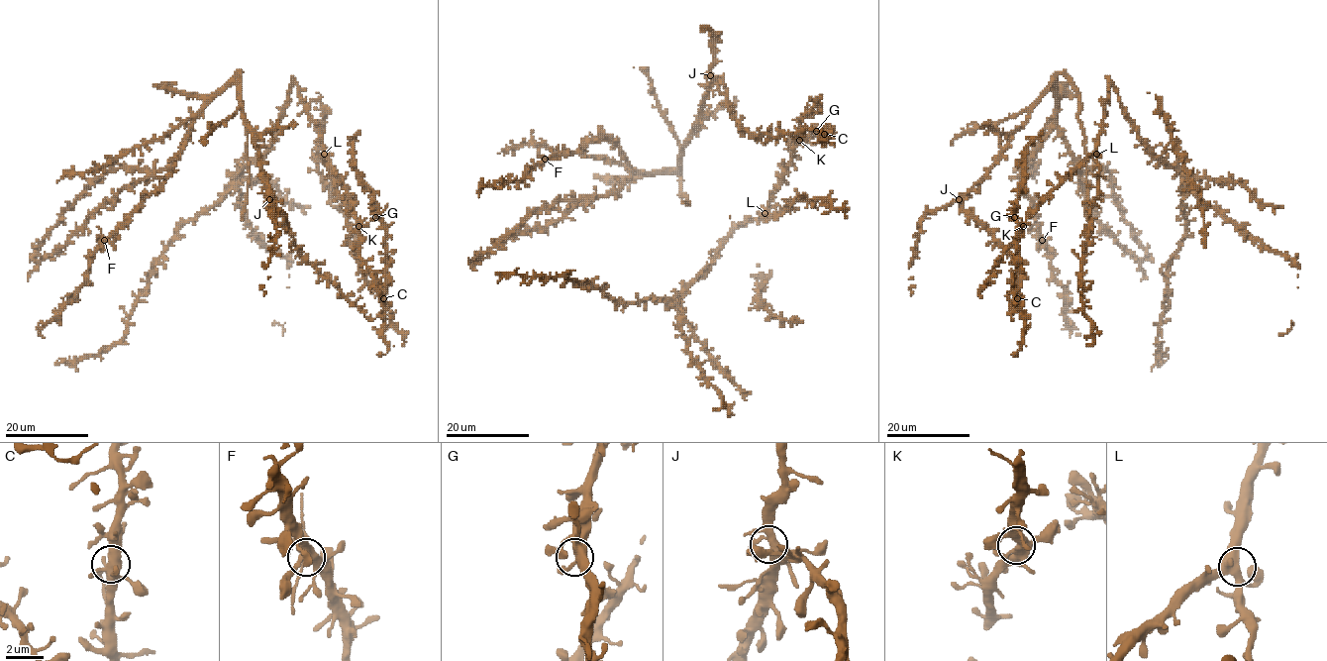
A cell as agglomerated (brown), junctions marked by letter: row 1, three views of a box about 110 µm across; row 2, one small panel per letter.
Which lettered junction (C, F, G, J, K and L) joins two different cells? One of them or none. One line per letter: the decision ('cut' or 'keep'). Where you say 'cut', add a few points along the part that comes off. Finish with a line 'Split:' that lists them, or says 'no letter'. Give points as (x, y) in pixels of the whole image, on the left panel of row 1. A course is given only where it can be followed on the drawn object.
C: keep
F: cut; foreign part runs (103, 240), (97, 226)
G: keep
J: keep
K: keep
L: keep
Split: F

